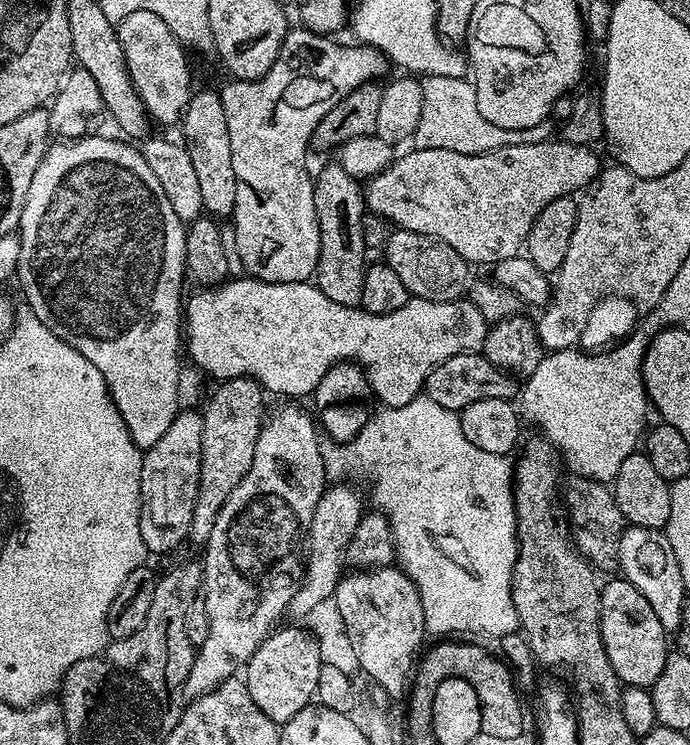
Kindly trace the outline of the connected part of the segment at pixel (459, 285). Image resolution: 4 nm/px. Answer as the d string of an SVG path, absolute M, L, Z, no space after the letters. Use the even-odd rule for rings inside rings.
M396 228L387 233L382 254L384 254L383 259L394 270L394 274L402 278L406 290L415 299L434 302L457 301L465 295L469 287L468 261L460 257L458 250L446 246L446 242L437 240L434 236L418 234L410 231L409 228Z

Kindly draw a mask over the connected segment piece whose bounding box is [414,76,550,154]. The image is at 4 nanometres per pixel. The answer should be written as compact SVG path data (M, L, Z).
M425 76L420 80L422 88L422 118L418 118L418 130L414 137L416 148L445 148L455 152L492 152L495 148L514 146L515 144L536 144L549 139L550 132L544 128L529 126L519 132L494 126L482 118L478 110L478 98L473 81L468 78L450 78L449 76Z

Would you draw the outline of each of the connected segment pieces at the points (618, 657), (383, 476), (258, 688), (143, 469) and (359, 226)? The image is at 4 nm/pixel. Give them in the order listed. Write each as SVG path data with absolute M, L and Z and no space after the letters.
M617 578L601 587L600 633L606 658L610 660L610 666L614 666L619 680L633 688L651 689L668 660L670 640L662 622L658 622L658 614L654 614L654 606L650 606L628 580Z
M421 394L415 396L410 402L406 402L405 405L400 405L397 408L381 407L380 412L372 412L368 417L368 421L362 426L360 433L355 436L355 439L347 441L343 447L336 446L333 450L332 456L336 460L341 460L340 468L344 472L364 472L366 479L372 483L372 505L371 507L375 511L380 512L388 522L391 524L392 540L395 544L395 559L398 561L399 567L402 571L412 580L417 591L420 592L420 602L422 604L422 610L424 611L424 626L429 633L437 632L437 637L444 638L449 634L460 634L456 632L477 632L480 636L508 636L512 631L517 631L520 628L520 619L518 614L514 610L514 602L512 601L512 571L516 565L516 558L518 555L518 545L516 542L516 498L514 495L514 464L508 456L499 456L498 454L489 454L486 450L478 450L478 446L474 446L474 442L470 442L470 438L466 438L466 434L462 434L462 422L460 421L457 413L446 410L442 406L438 406L438 402L434 402L428 397L427 394Z
M277 627L268 633L249 658L243 669L245 672L242 672L250 698L254 698L254 706L258 706L258 710L262 710L262 714L266 714L266 718L270 718L277 726L283 726L287 720L294 718L294 714L298 714L298 710L313 703L322 663L320 644L308 628L284 627Z
M177 411L170 430L143 453L140 461L140 533L145 549L172 552L187 541L198 493L203 418L199 411Z
M338 162L326 165L314 176L314 206L320 227L320 257L316 263L314 283L322 290L322 294L326 294L326 298L330 298L330 302L357 307L362 298L366 267L366 196L361 181L356 180Z

